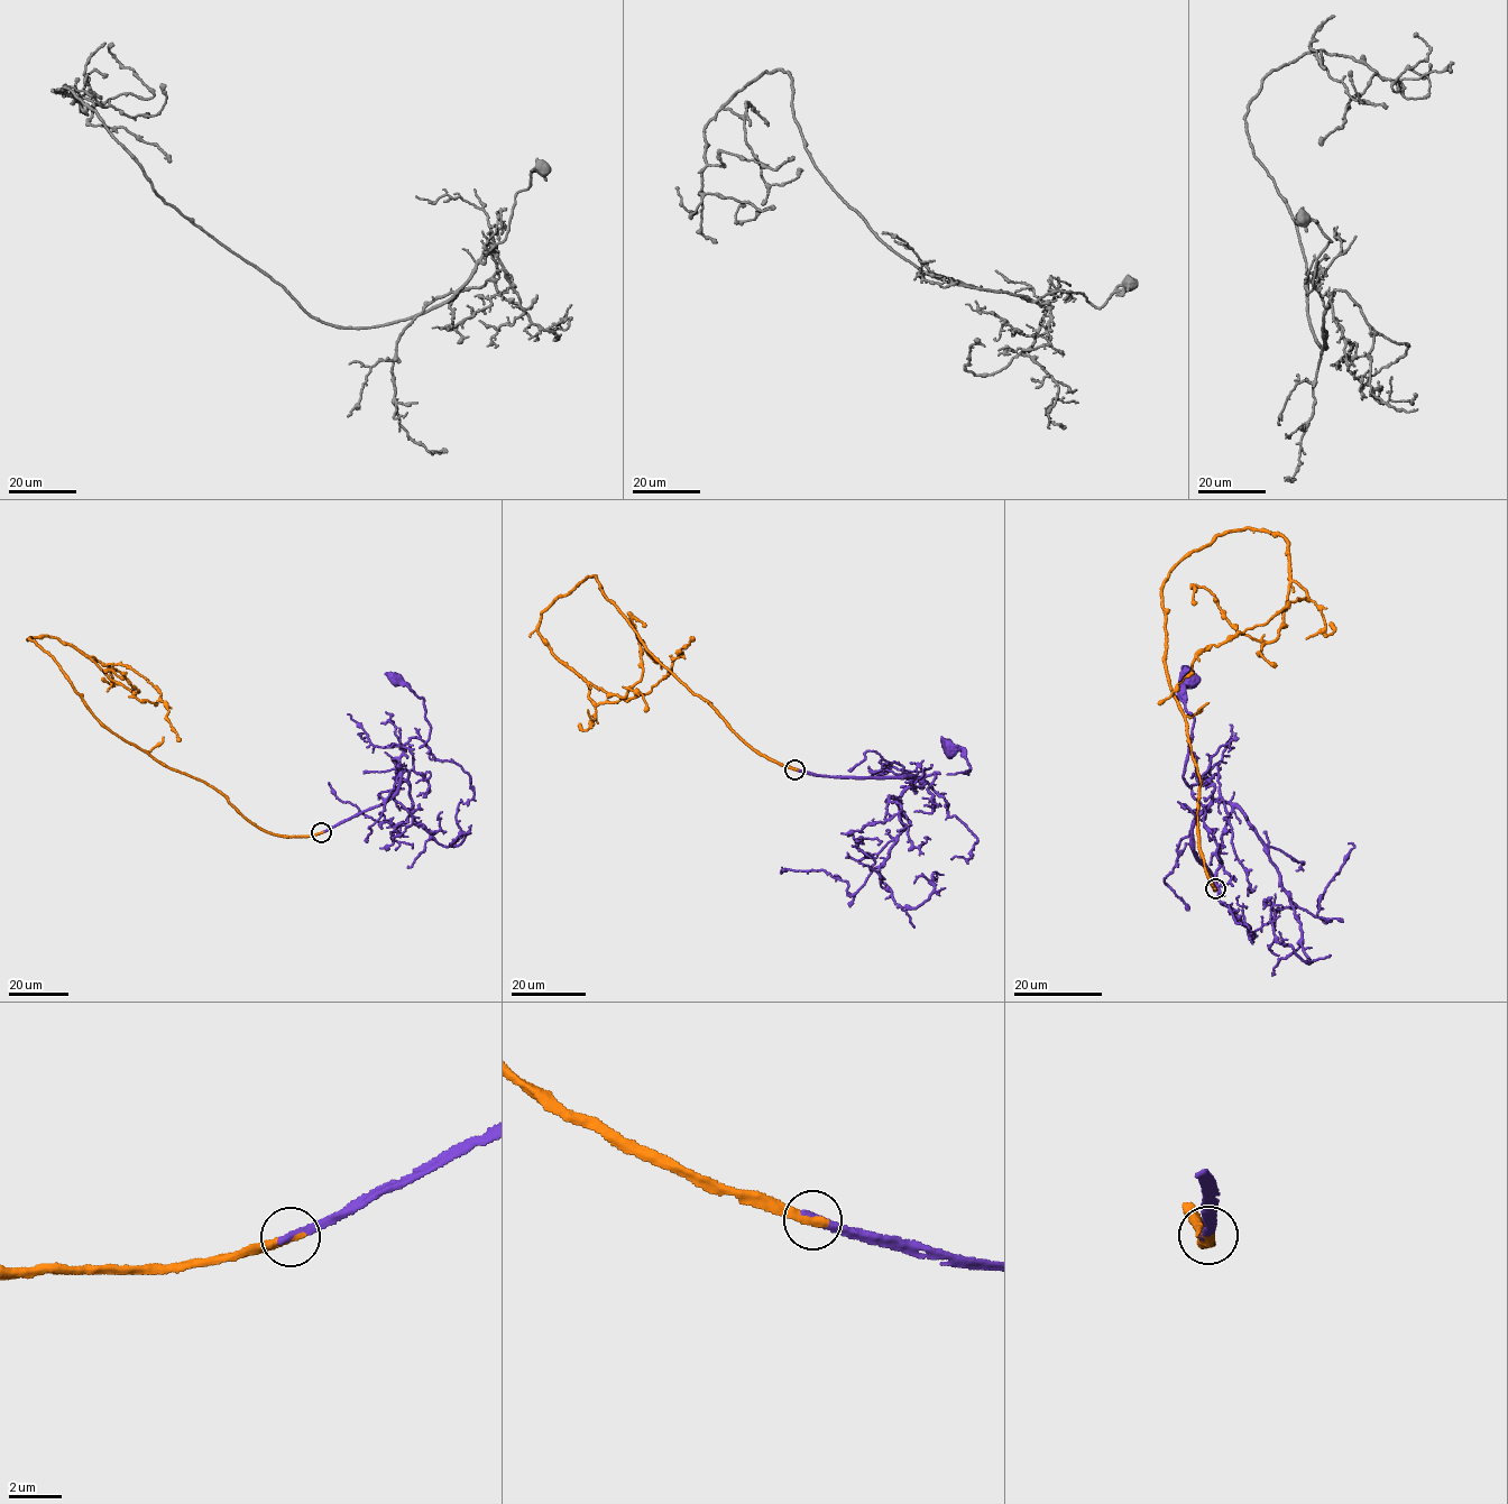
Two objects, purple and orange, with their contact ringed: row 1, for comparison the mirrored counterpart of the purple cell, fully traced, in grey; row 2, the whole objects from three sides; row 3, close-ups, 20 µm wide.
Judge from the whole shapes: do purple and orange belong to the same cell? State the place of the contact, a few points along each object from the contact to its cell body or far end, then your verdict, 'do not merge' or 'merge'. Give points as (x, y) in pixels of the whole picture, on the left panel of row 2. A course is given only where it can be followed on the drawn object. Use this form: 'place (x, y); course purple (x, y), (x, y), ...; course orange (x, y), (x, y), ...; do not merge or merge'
place (321, 832); course purple (321, 832), (383, 804), (398, 786), (401, 748), (421, 747), (429, 739), (430, 727), (423, 700), (398, 679); course orange (321, 832), (259, 829), (212, 787), (111, 731), (29, 638), (55, 637), (128, 665), (157, 686), (178, 740); merge

